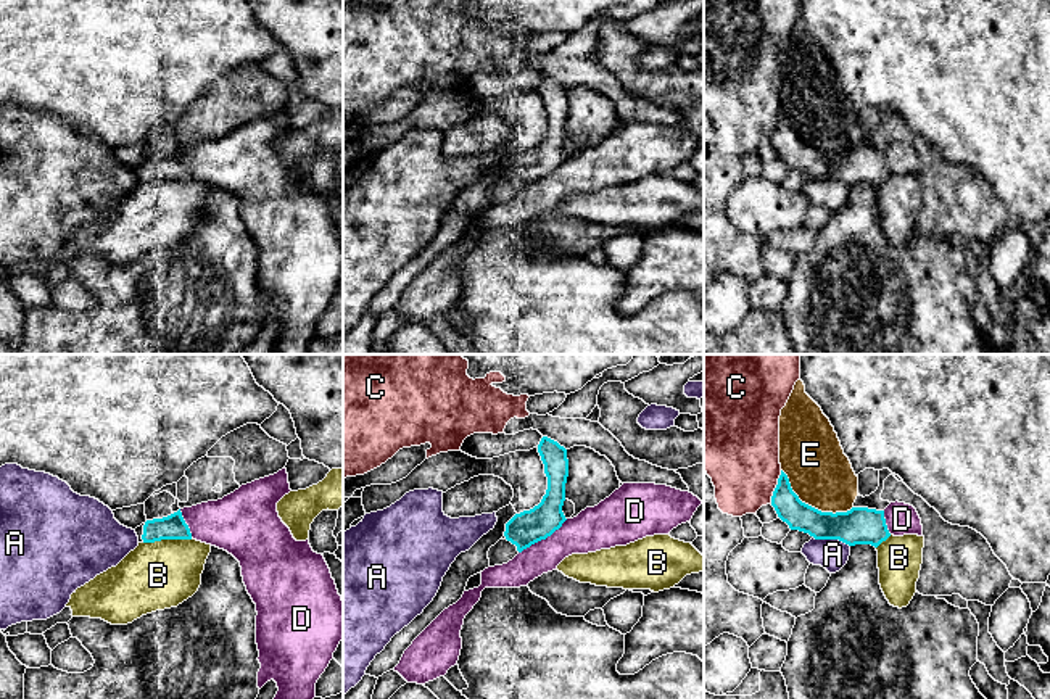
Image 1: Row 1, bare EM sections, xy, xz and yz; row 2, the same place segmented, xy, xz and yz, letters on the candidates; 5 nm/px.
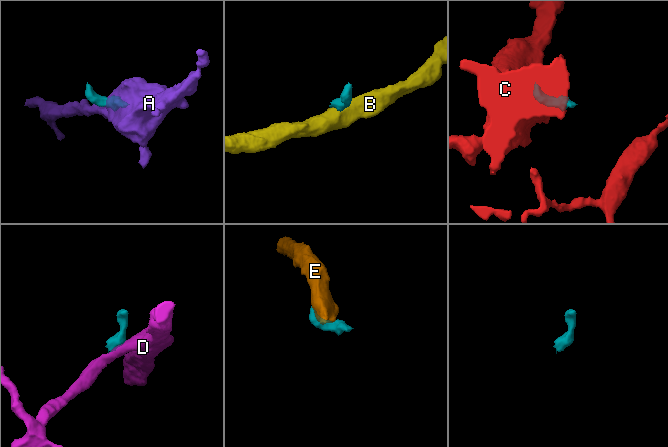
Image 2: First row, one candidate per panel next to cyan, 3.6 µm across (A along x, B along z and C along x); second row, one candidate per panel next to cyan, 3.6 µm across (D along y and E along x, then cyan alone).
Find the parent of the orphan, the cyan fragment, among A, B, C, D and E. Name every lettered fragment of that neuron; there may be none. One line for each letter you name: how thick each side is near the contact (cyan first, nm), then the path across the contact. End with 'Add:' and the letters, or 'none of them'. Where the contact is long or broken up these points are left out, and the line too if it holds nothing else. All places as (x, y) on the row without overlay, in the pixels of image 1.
Add: none of them

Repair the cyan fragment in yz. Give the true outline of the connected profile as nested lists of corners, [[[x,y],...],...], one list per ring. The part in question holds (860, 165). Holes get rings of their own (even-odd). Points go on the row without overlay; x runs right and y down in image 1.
[[[783,110],[771,135],[771,145],[791,169],[808,172],[815,179],[839,179],[849,185],[878,187],[891,176],[884,150],[852,147],[847,151],[821,151],[799,139]]]

